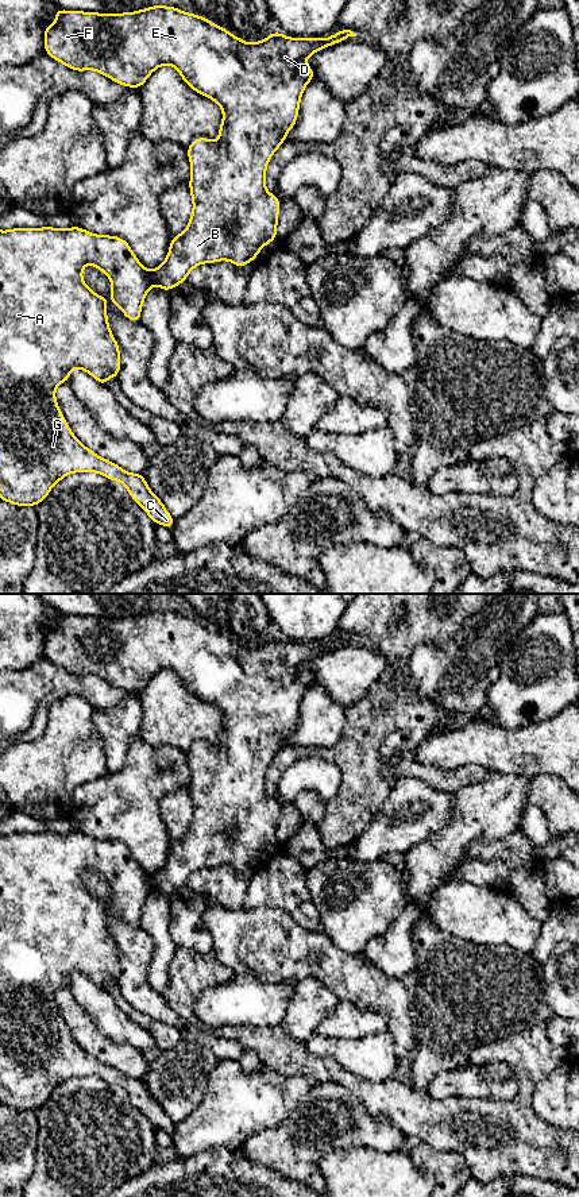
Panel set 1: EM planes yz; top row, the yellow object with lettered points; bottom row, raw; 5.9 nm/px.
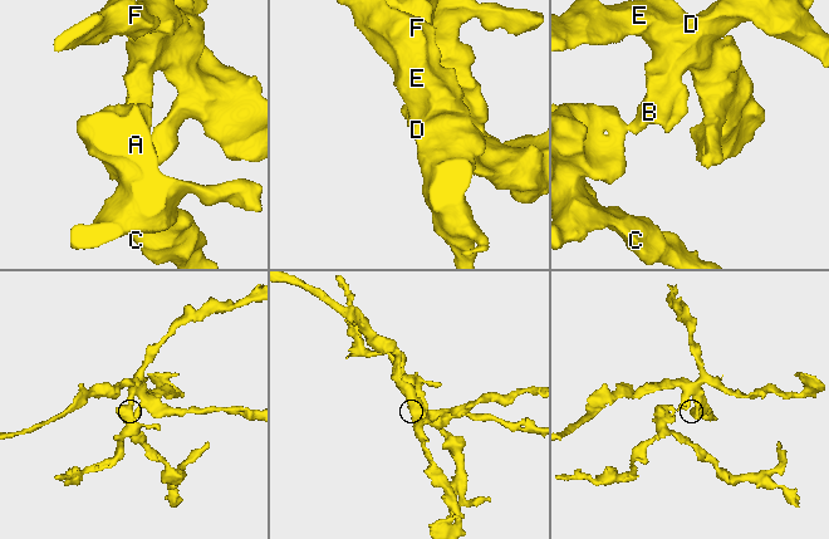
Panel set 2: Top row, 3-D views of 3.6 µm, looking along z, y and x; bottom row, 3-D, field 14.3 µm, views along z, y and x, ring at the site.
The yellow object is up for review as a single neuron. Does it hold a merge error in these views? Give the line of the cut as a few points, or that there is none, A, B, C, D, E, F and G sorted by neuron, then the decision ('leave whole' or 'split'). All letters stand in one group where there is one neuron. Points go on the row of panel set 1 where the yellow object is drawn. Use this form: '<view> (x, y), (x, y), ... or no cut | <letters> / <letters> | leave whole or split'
yz (149, 273), (153, 284) | A C G / B D E F | split

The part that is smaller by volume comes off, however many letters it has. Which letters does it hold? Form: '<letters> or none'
A, C, G

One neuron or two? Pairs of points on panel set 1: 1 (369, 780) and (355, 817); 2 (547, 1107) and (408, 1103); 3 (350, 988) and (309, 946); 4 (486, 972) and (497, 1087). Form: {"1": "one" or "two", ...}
{"1": "one", "2": "two", "3": "one", "4": "two"}

